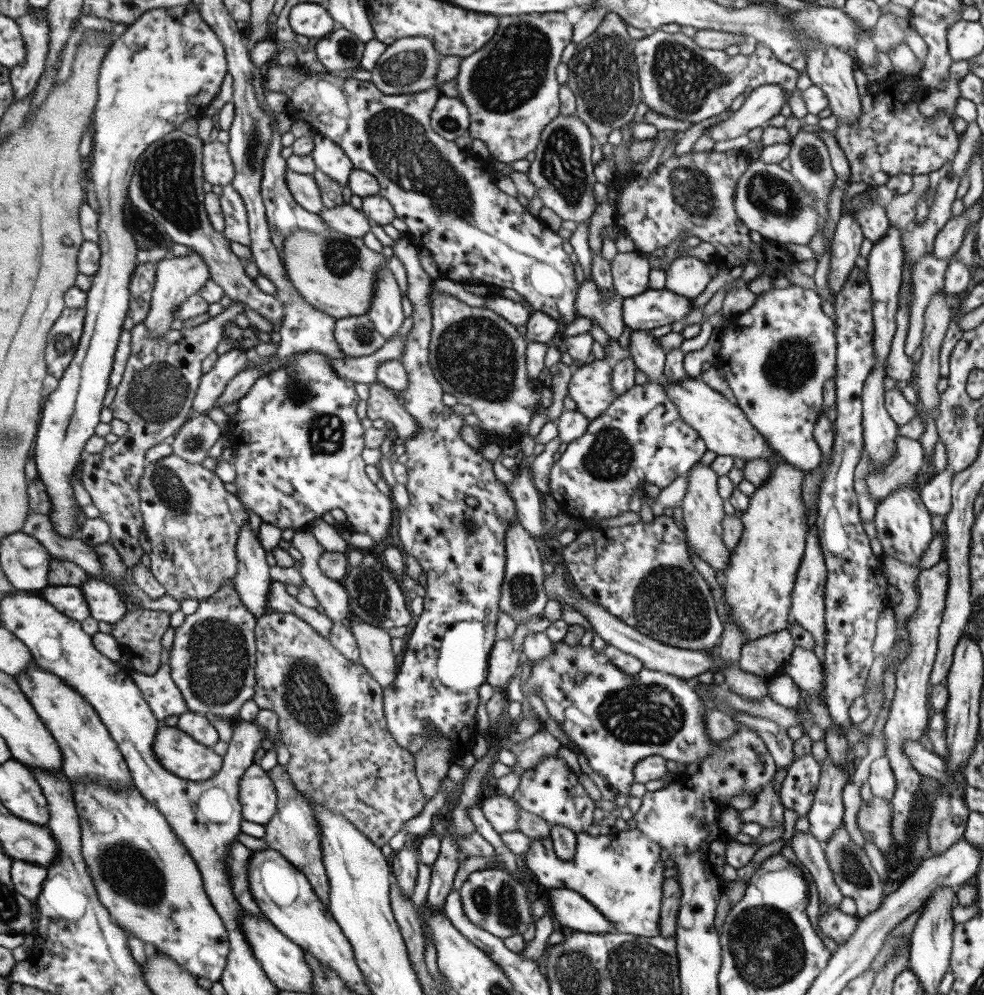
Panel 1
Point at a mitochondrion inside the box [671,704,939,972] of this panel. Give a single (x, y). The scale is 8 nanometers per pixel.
(852, 869)

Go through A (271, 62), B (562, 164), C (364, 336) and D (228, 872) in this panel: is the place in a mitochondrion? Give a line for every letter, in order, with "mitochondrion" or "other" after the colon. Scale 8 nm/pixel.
A: other
B: mitochondrion
C: mitochondrion
D: other

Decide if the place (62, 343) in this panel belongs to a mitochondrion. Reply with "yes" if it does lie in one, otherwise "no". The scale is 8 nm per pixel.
yes

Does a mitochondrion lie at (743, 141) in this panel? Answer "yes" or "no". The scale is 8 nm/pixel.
no

